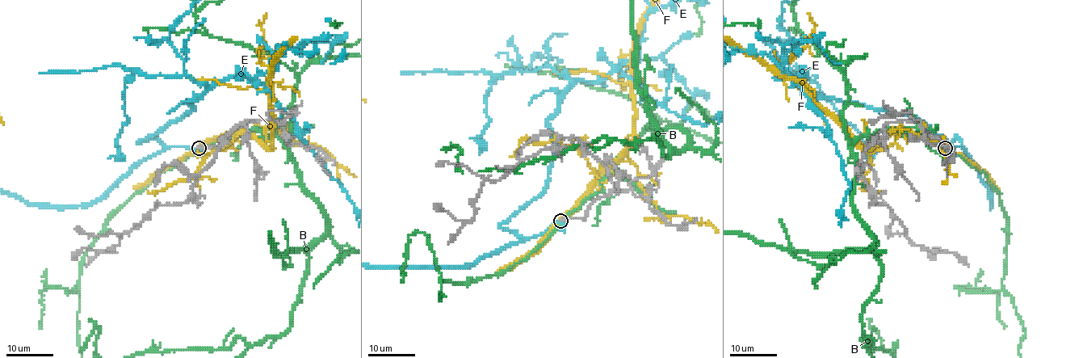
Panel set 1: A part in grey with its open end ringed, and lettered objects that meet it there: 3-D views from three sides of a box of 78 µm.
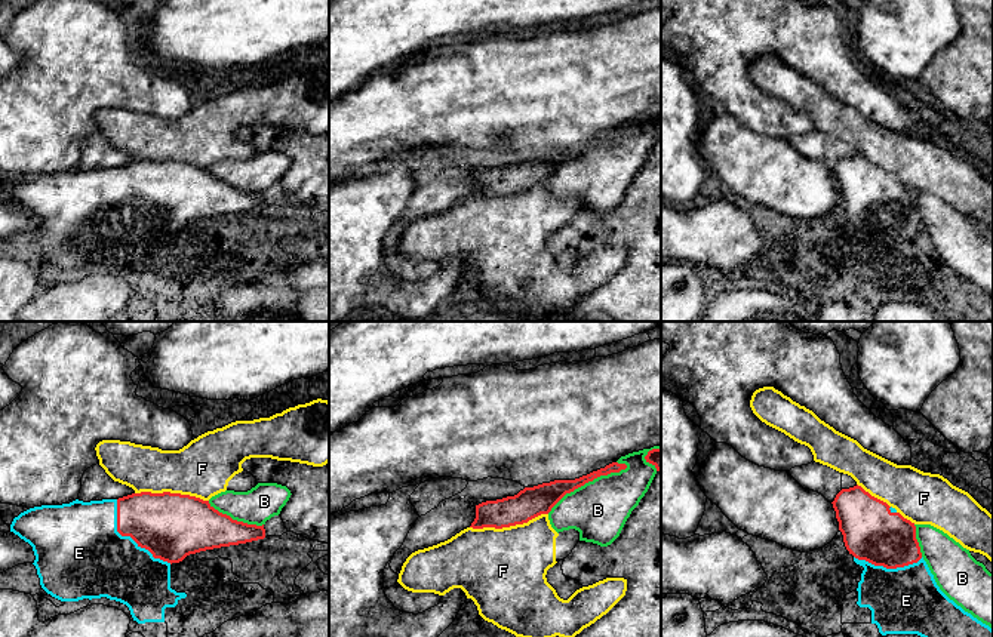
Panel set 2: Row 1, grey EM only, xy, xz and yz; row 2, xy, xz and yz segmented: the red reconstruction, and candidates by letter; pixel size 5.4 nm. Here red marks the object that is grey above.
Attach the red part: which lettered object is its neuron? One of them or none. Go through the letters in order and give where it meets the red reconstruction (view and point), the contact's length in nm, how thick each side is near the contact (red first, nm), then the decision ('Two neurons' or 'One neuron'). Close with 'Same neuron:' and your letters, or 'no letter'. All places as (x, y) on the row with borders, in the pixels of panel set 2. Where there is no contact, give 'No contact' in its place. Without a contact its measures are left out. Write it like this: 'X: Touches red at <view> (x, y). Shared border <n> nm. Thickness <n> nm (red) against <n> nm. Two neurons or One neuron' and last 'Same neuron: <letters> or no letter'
B: Touches red at xz (587, 482). Shared border 500 nm. Thickness 150 nm (red) against 320 nm. Two neurons
E: Touches red at xy (129, 535). Shared border 460 nm. Thickness 360 nm (red) against 420 nm. One neuron
F: Touches red at xz (509, 526). Shared border 440 nm. Thickness 160 nm (red) against 460 nm. Two neurons
Same neuron: E

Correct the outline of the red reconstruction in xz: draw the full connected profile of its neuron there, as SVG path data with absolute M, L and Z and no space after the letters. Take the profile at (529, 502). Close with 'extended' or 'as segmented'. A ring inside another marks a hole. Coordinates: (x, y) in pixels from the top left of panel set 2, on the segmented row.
M612 462L605 468L593 471L575 480L554 480L534 487L525 487L514 496L496 501L486 501L476 505L476 518L470 527L510 527L528 523L529 520L548 514L551 508L566 495L584 486L600 476L620 473L625 470L625 464Z | as segmented

